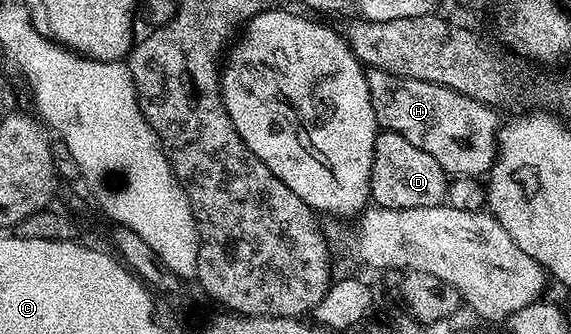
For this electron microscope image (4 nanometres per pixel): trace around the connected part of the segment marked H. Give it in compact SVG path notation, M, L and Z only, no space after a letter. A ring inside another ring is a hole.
M370 69L366 77L375 123L382 131L401 134L417 150L437 158L448 177L483 178L490 173L499 154L501 119L496 109L445 86L394 76L385 70Z

